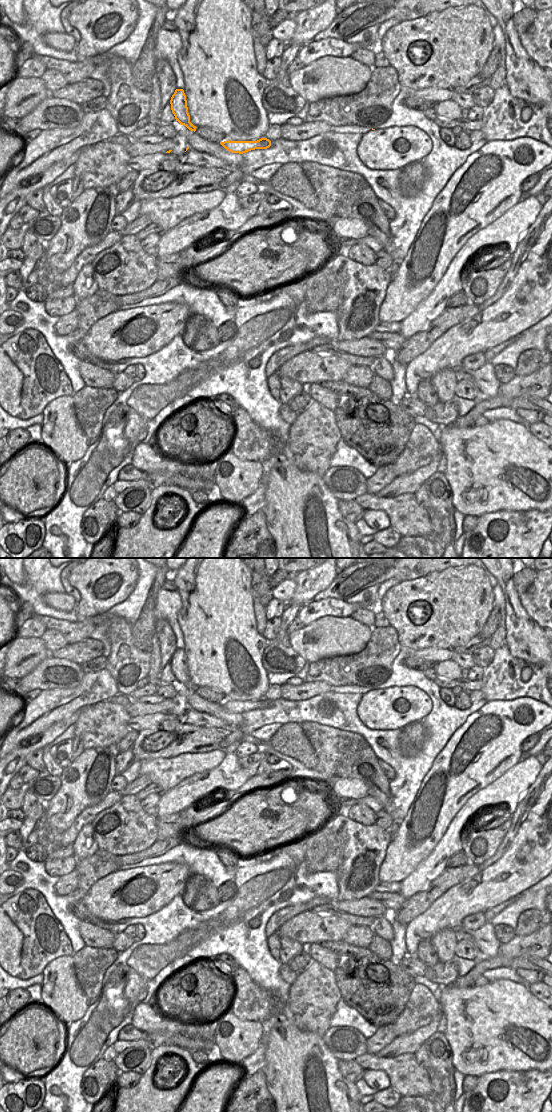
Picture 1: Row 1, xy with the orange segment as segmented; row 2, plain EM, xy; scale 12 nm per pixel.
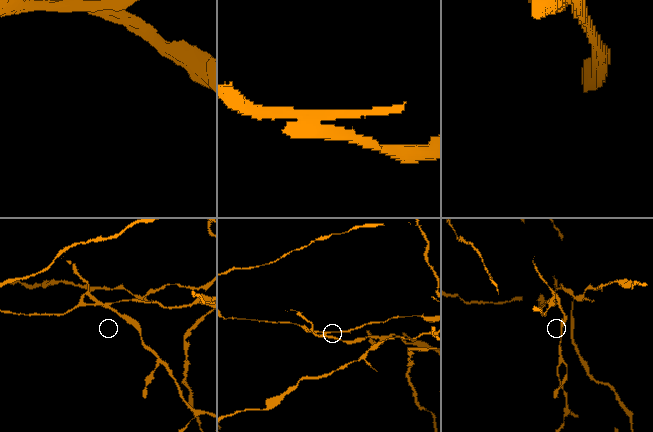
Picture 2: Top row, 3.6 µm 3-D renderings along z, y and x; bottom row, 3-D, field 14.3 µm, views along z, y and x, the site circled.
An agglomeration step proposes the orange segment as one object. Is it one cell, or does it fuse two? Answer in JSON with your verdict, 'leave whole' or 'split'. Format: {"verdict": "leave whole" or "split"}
{"verdict": "split"}

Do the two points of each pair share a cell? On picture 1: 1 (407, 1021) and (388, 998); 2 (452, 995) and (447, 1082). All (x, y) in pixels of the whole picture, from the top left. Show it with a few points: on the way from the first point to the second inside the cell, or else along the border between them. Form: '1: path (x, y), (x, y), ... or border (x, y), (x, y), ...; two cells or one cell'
1: border (411, 992), (403, 1011), (393, 1023); two cells
2: border (443, 1034), (450, 1046), (451, 1063), (454, 1067); two cells

